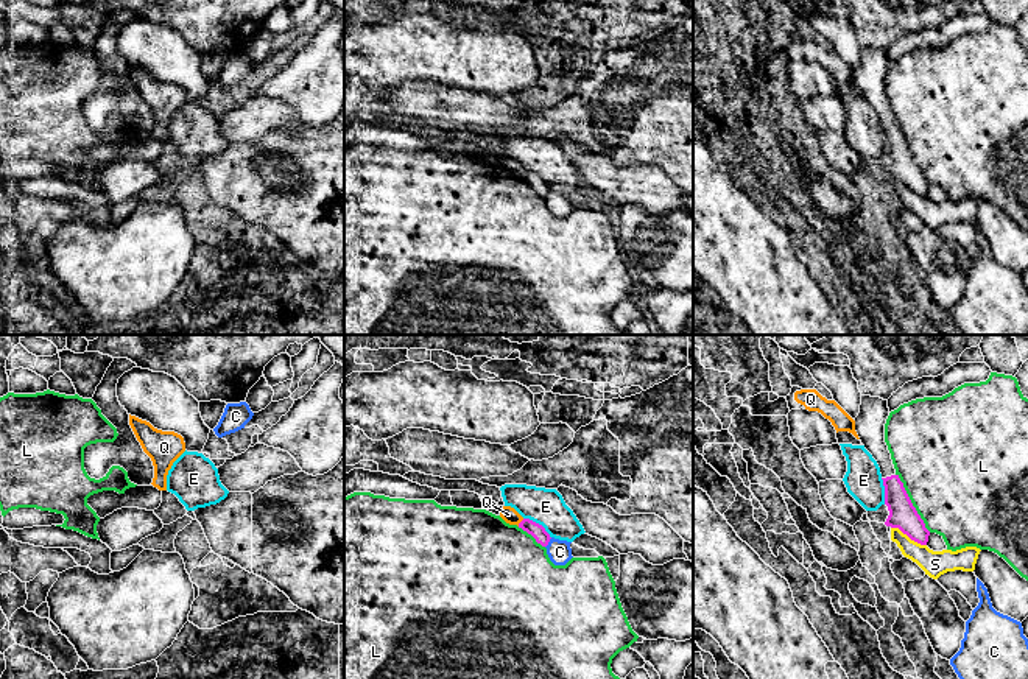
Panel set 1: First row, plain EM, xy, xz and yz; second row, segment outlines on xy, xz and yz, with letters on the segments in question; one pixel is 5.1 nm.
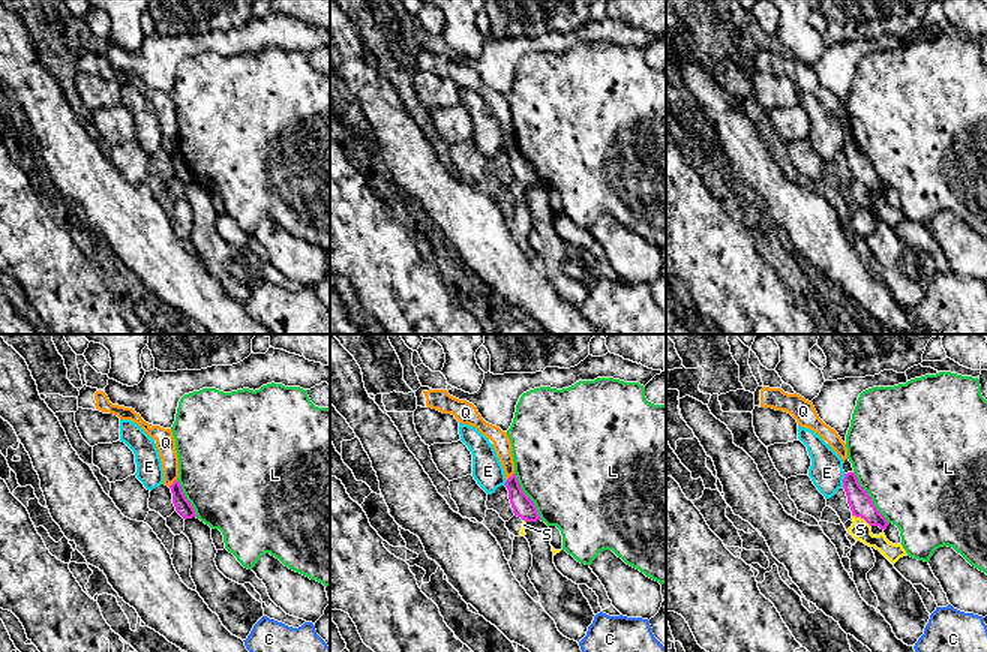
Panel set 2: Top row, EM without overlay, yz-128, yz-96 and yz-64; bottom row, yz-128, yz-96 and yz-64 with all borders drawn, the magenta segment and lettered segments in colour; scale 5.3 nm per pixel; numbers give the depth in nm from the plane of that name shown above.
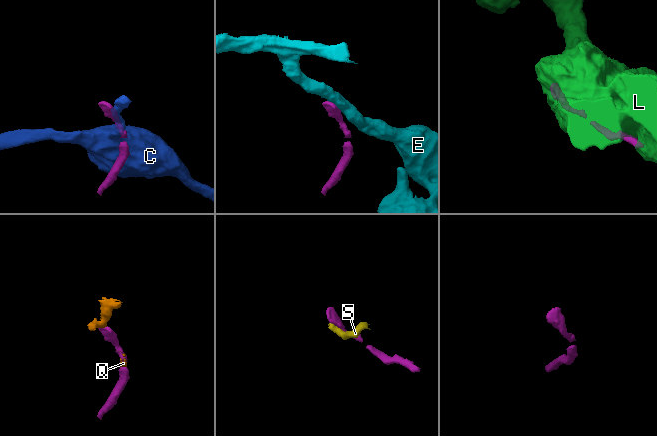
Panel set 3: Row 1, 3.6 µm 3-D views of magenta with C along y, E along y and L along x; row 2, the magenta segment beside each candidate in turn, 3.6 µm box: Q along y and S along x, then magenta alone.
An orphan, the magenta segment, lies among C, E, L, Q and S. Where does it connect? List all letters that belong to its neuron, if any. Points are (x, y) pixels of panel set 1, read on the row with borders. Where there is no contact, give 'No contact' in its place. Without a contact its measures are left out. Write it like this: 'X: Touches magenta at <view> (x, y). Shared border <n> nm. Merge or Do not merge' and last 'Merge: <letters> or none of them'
C: Touches magenta at xz (549, 541). Shared border 70 nm. Do not merge
E: Touches magenta at xz (538, 524). Shared border 180 nm. Do not merge
L: Touches magenta at yz (911, 503). Shared border 360 nm. Do not merge
Q: Touches magenta at xz (521, 522). Shared border 50 nm. Do not merge
S: Touches magenta at yz (908, 536). Shared border 200 nm. Do not merge
Merge: none of them

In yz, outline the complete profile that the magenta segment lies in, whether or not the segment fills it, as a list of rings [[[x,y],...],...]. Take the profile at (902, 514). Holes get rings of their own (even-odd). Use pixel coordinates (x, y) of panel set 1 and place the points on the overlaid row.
[[[861,396],[860,413],[854,419],[855,431],[864,449],[877,461],[885,486],[885,505],[889,515],[886,526],[899,528],[911,540],[927,545],[930,531],[913,506],[903,483],[896,473],[891,453],[885,442],[885,424],[889,416],[888,400]]]

